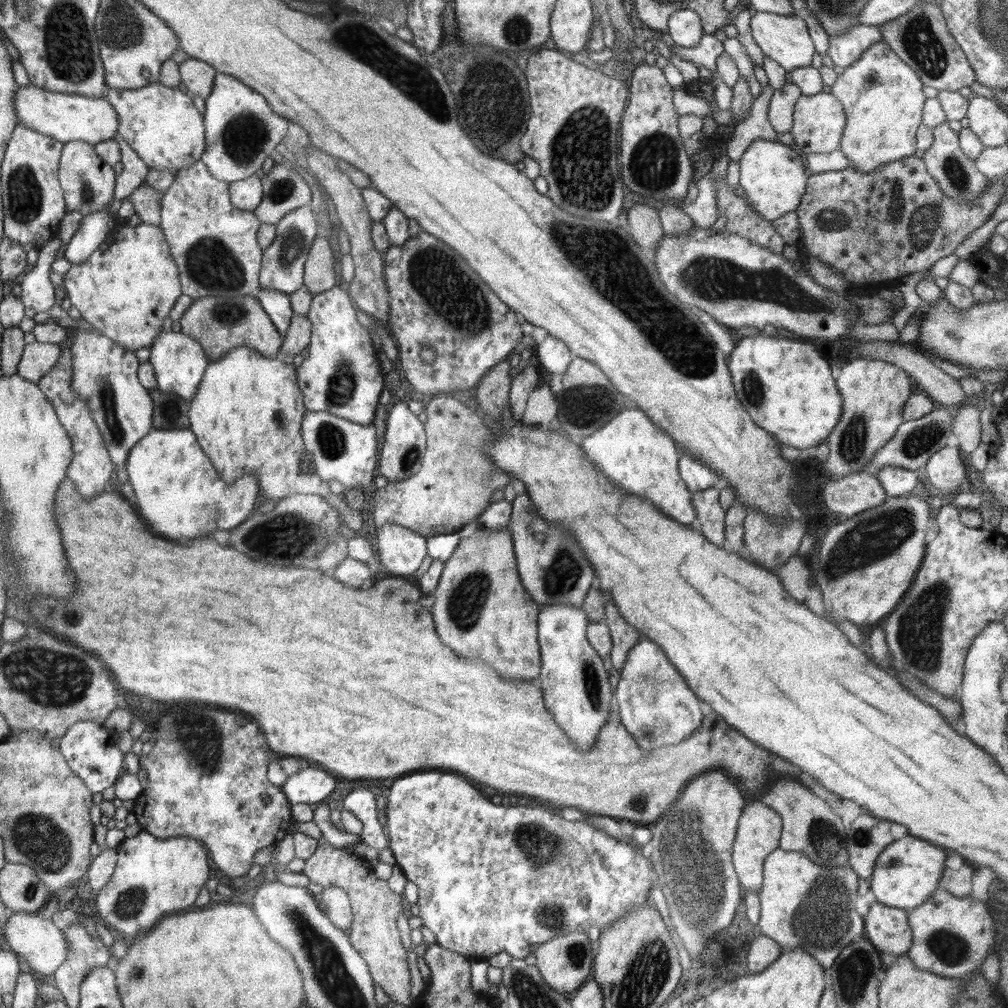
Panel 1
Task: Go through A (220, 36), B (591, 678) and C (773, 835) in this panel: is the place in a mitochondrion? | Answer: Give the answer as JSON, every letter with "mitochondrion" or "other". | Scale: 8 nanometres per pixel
{"A":"other","B":"mitochondrion","C":"other"}

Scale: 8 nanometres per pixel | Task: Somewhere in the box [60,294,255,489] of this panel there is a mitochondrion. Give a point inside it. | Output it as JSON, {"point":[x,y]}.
{"point":[106,395]}

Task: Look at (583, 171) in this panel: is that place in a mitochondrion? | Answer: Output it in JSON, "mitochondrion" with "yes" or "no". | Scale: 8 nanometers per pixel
{"mitochondrion":"yes"}

